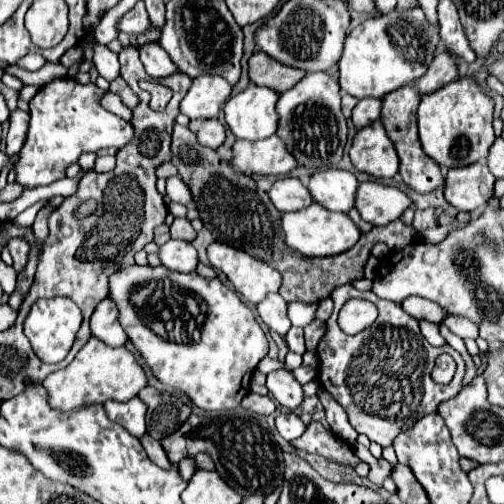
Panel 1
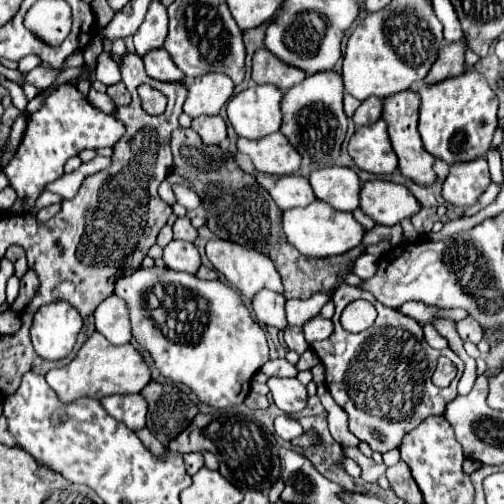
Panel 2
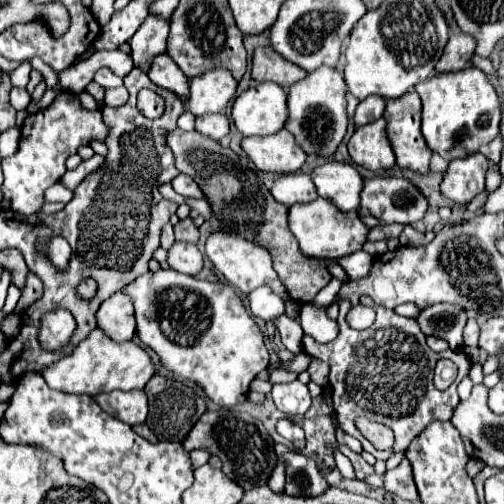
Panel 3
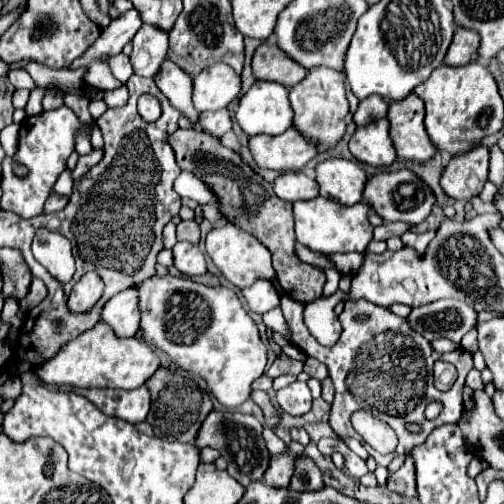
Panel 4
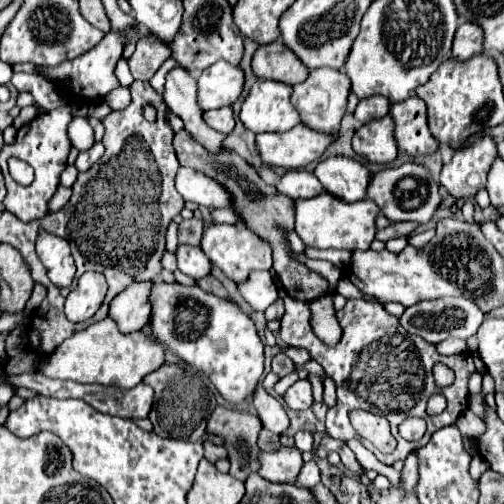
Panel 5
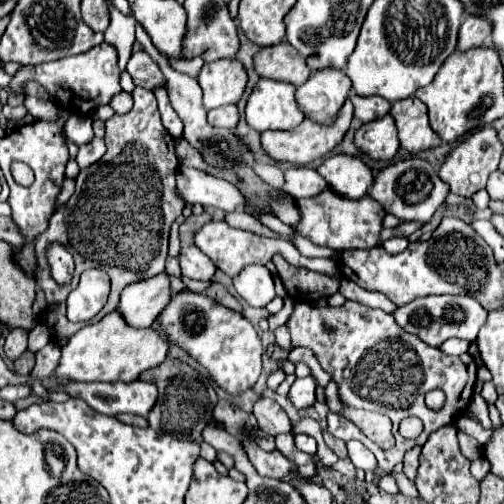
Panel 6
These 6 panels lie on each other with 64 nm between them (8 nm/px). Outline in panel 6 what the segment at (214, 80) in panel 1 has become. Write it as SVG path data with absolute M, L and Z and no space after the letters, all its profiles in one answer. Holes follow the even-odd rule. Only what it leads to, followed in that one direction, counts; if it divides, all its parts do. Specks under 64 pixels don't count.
M216 60L202 66L198 82L204 92L204 108L212 110L224 104L236 104L244 94L248 76L238 60Z

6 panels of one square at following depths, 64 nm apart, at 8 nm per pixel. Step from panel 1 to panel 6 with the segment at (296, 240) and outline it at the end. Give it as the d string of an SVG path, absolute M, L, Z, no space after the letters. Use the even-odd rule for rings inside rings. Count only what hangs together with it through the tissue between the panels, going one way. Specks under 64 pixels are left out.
M326 188L318 196L312 196L308 200L296 200L296 204L300 208L300 222L296 226L296 232L318 246L328 246L334 250L356 250L372 248L378 244L382 218L386 216L386 212L370 196L364 196L360 200L348 200L336 196L330 188Z

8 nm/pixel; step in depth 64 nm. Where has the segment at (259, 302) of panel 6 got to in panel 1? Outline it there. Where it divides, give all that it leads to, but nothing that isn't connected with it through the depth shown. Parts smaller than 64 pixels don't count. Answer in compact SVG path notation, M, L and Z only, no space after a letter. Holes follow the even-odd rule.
M272 294L266 296L260 304L258 304L258 316L262 318L262 322L278 332L280 336L284 336L290 330L290 320L288 320L288 304L284 302L284 298L280 294Z

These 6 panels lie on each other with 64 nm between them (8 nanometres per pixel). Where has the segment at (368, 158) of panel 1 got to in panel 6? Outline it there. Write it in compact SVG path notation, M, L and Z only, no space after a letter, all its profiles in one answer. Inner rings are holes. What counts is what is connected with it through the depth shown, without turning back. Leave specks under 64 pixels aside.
M386 114L384 118L378 118L376 122L368 122L362 128L358 128L354 144L372 160L392 160L400 146L392 116Z

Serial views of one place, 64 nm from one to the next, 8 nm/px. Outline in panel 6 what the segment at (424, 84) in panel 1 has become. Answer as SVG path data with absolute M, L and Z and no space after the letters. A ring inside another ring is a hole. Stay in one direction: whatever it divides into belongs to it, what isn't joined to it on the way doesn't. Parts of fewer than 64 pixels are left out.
M466 16L466 20L460 26L458 32L458 52L466 52L470 48L488 48L490 46L490 28L486 20L480 20L478 16Z

